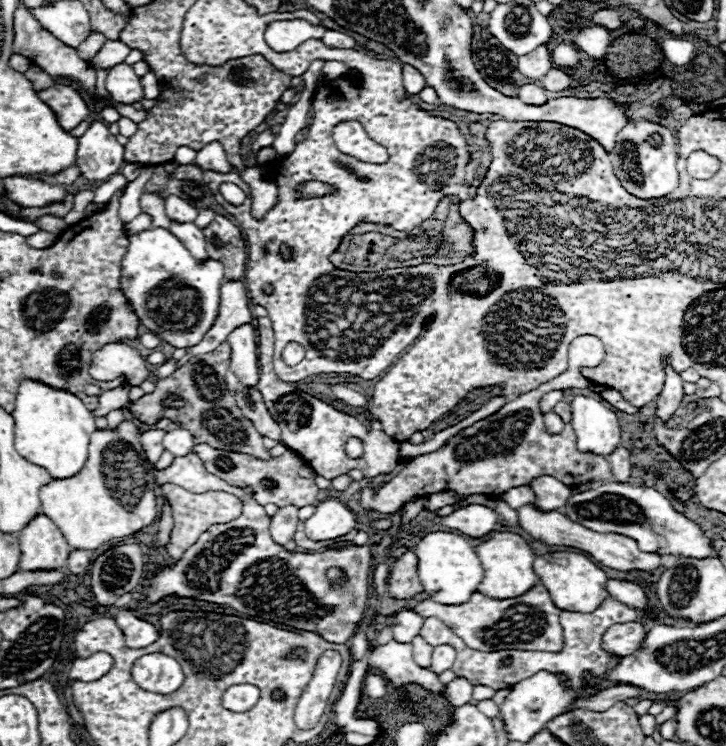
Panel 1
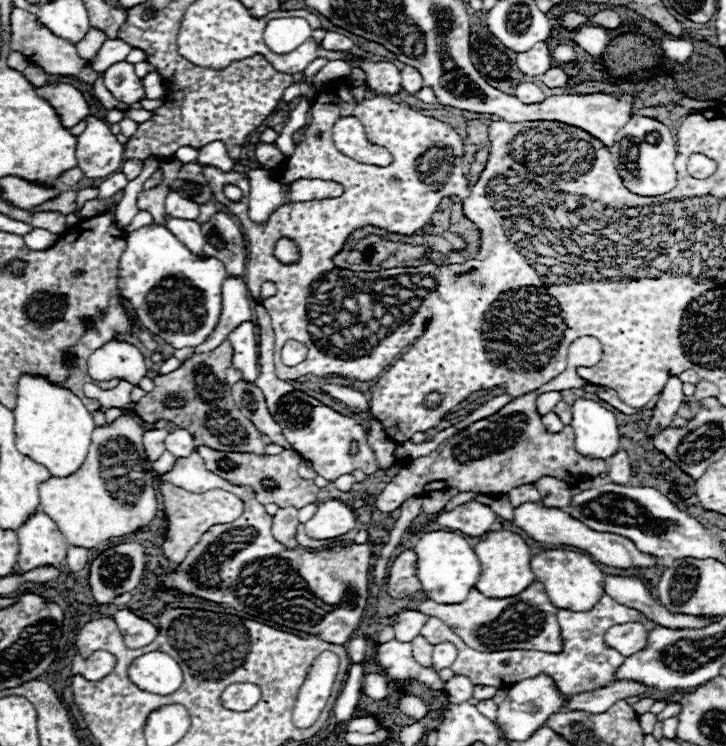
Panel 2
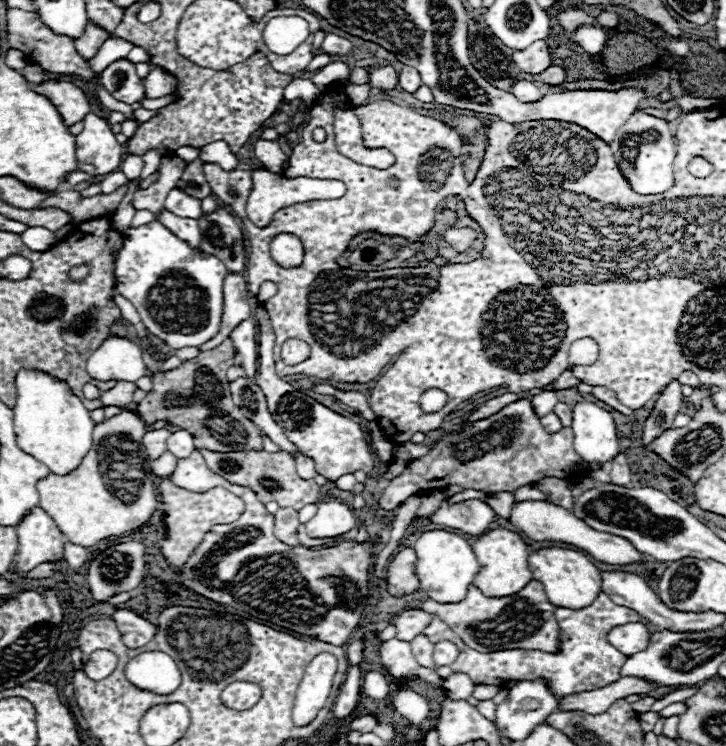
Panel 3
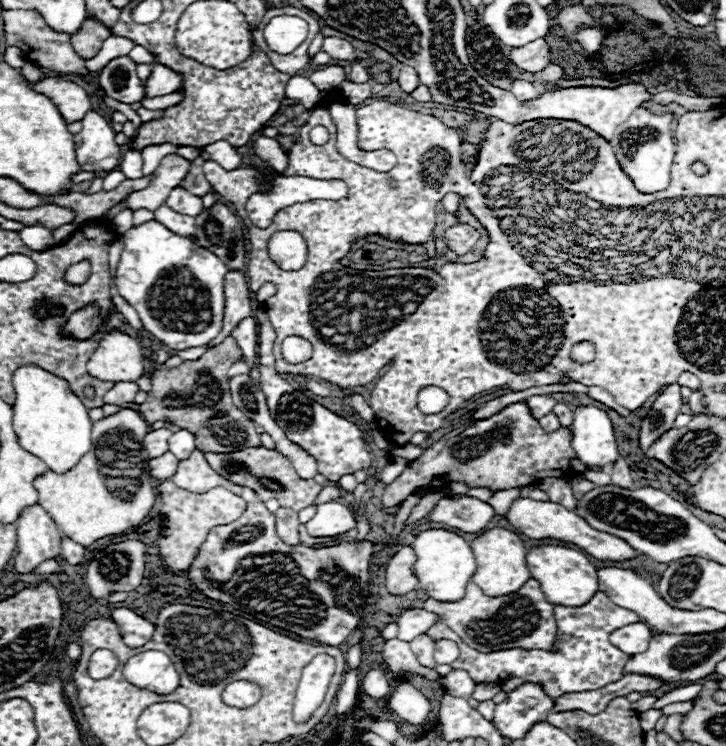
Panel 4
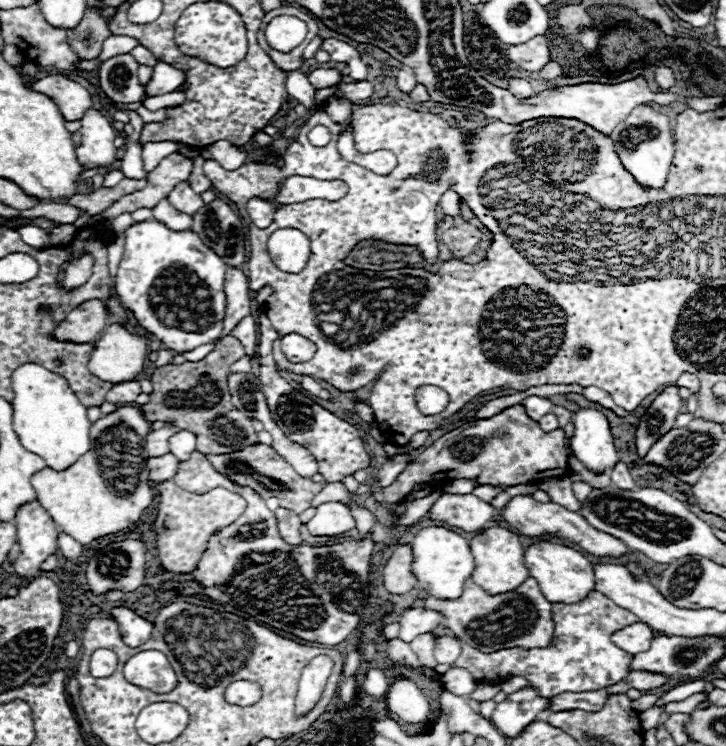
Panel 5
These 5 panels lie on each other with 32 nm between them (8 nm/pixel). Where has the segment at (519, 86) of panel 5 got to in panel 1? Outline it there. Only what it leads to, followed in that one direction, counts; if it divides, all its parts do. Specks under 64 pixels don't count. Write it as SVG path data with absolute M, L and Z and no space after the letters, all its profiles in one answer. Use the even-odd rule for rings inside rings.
M524 84L520 88L520 92L518 92L518 98L522 102L526 102L526 104L542 104L542 102L548 100L546 90L540 88L540 86L536 86L536 84Z

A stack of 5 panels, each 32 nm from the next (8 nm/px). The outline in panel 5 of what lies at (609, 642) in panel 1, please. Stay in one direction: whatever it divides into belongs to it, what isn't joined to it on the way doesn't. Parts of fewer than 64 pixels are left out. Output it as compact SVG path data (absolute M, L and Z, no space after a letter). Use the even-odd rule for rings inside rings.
M636 622L636 624L630 624L618 632L612 634L612 642L616 646L620 646L624 652L630 652L630 654L636 654L636 652L644 652L650 648L650 642L652 642L652 628L644 622Z

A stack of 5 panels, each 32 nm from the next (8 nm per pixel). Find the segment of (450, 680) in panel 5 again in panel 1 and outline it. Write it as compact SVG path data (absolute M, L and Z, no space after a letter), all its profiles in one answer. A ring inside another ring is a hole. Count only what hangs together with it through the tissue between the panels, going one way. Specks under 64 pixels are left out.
M456 678L446 686L444 696L452 706L464 706L472 700L472 684L468 684L468 680Z

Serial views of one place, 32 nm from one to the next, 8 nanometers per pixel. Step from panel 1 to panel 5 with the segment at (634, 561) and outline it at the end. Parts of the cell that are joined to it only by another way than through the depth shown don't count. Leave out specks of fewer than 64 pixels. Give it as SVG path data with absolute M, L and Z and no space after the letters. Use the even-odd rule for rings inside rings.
M514 496L510 500L510 504L506 506L506 510L502 512L502 518L514 526L518 532L526 534L526 536L532 536L532 538L540 538L540 536L546 536L546 534L556 534L564 540L570 540L574 544L578 544L580 548L584 548L586 552L594 554L594 556L610 556L610 558L622 558L622 556L628 556L632 550L622 542L622 540L616 540L614 536L606 534L606 532L600 532L596 528L592 528L580 514L576 512L570 512L566 508L562 508L560 504L554 504L554 502L546 502L546 504L540 504L528 496Z

